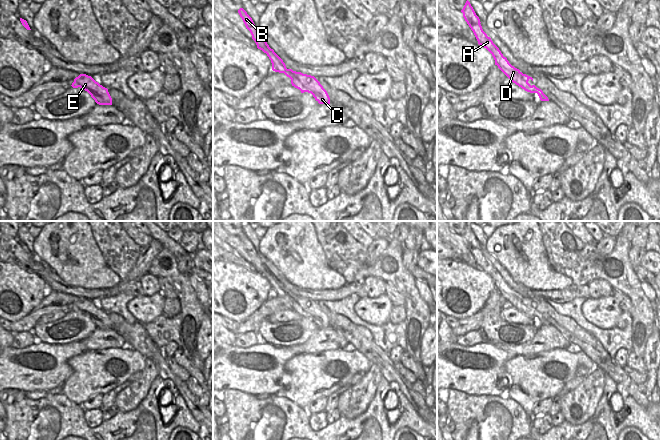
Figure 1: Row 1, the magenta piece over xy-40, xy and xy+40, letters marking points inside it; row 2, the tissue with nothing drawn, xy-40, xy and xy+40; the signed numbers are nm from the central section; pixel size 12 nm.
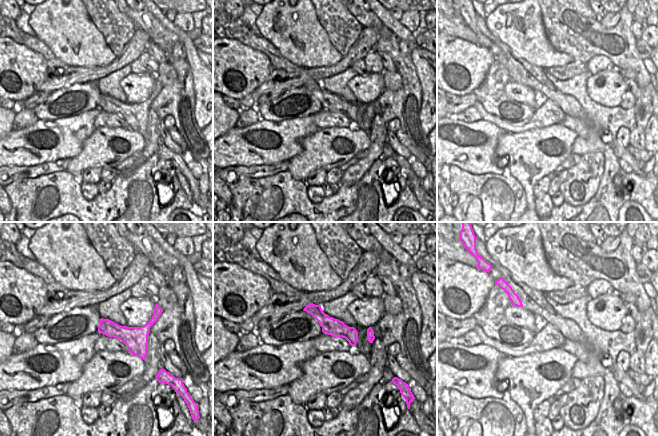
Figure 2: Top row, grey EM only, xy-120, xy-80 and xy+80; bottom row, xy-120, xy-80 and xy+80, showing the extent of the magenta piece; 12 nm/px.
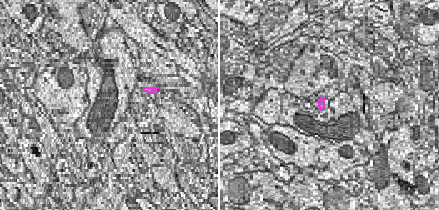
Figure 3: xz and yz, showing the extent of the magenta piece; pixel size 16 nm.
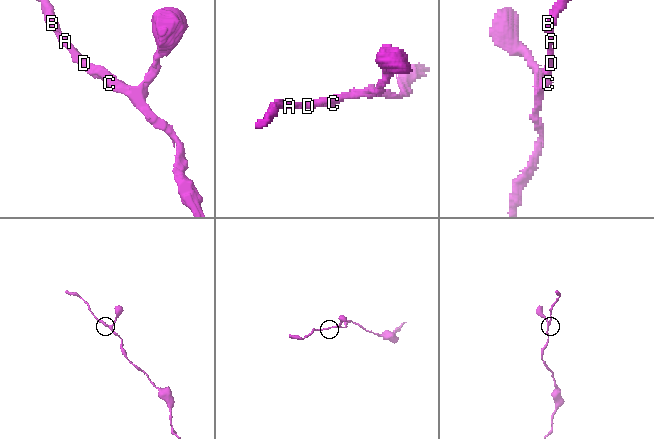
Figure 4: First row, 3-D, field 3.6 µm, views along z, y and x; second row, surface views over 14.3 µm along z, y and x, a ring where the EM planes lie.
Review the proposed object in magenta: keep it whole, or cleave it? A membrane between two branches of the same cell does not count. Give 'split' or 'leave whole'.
leave whole

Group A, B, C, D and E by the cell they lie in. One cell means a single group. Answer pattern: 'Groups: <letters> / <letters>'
Groups: A B C D E

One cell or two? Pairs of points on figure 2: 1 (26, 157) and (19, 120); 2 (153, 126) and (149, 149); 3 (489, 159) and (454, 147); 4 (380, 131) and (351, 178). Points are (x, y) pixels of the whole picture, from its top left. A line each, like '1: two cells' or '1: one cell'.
1: two cells
2: one cell
3: one cell
4: one cell

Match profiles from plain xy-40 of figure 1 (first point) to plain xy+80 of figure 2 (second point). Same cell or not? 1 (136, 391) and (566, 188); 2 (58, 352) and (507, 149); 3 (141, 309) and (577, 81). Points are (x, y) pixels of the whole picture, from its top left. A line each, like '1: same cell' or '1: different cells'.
1: same cell
2: different cells
3: different cells

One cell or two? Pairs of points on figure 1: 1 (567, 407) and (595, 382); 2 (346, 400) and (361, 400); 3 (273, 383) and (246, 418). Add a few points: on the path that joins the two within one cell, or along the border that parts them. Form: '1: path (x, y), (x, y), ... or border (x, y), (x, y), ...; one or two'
1: path (574, 402), (588, 389); one
2: path (350, 400), (357, 399); one
3: border (233, 390), (247, 392), (256, 396); two

